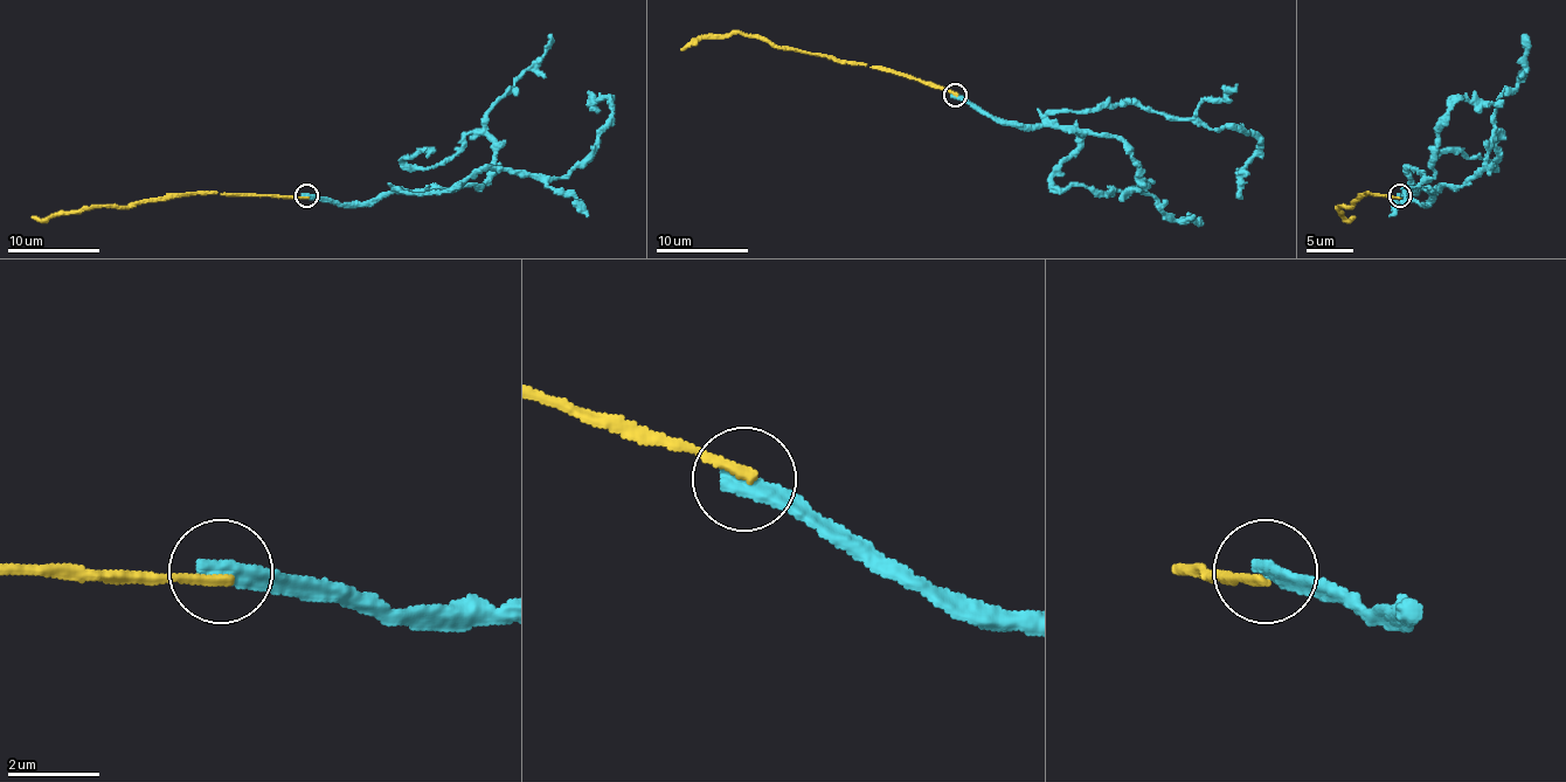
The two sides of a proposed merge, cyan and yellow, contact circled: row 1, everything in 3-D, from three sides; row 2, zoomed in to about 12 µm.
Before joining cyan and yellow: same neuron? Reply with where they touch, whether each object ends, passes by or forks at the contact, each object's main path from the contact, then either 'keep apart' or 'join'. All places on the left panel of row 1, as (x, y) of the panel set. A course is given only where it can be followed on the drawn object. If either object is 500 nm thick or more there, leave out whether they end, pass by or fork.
at (306, 195); cyan ends there; yellow ends there; cyan runs (305, 196), (345, 203), (395, 189), (450, 192), (480, 168), (566, 175), (612, 118), (608, 99), (587, 106); yellow runs (305, 196), (231, 196), (217, 192), (186, 194), (118, 206), (96, 206), (40, 219), (30, 216); keep apart

